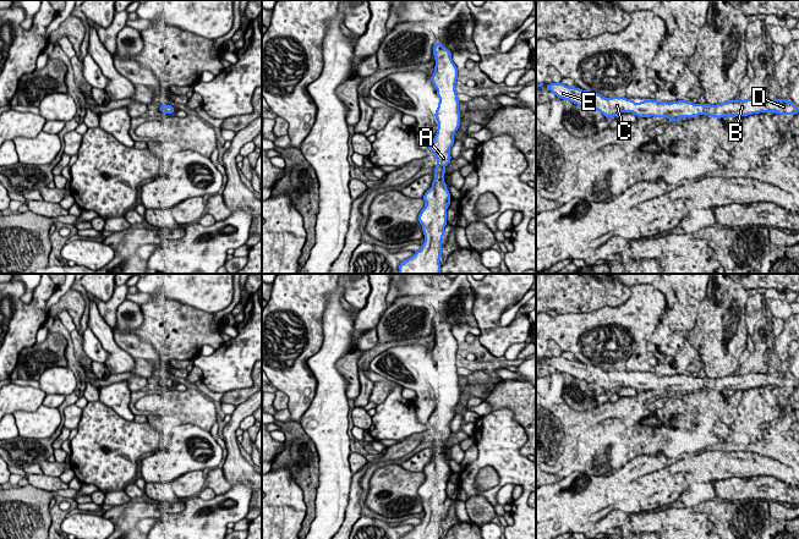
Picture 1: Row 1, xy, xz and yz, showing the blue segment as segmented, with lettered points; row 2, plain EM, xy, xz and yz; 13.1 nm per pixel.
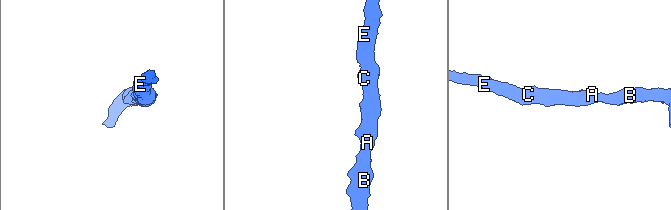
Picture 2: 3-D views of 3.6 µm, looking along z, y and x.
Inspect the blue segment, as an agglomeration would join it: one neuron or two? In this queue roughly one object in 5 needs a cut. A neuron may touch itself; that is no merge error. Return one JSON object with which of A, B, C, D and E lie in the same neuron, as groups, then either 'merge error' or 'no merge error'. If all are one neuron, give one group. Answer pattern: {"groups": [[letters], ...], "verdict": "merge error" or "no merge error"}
{"groups": [["A", "B", "C", "D", "E"]], "verdict": "no merge error"}

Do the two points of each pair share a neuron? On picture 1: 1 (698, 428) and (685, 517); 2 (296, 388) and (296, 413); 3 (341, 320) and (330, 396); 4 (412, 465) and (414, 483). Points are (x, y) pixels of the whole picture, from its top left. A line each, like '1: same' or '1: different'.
1: different
2: same
3: same
4: different

